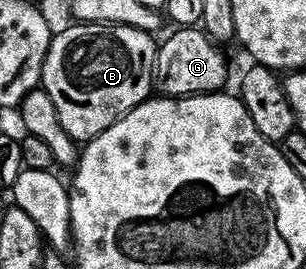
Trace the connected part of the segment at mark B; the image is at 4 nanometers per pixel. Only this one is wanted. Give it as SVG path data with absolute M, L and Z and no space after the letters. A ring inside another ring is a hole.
M69 24L66 30L58 34L56 31L50 37L47 56L43 60L40 89L51 96L51 104L55 104L55 112L59 112L59 124L63 124L63 132L67 132L67 136L71 136L74 142L84 144L99 136L99 132L107 129L116 118L122 118L132 106L150 97L154 89L153 66L157 63L158 48L153 38L150 31L130 26L84 24Z

